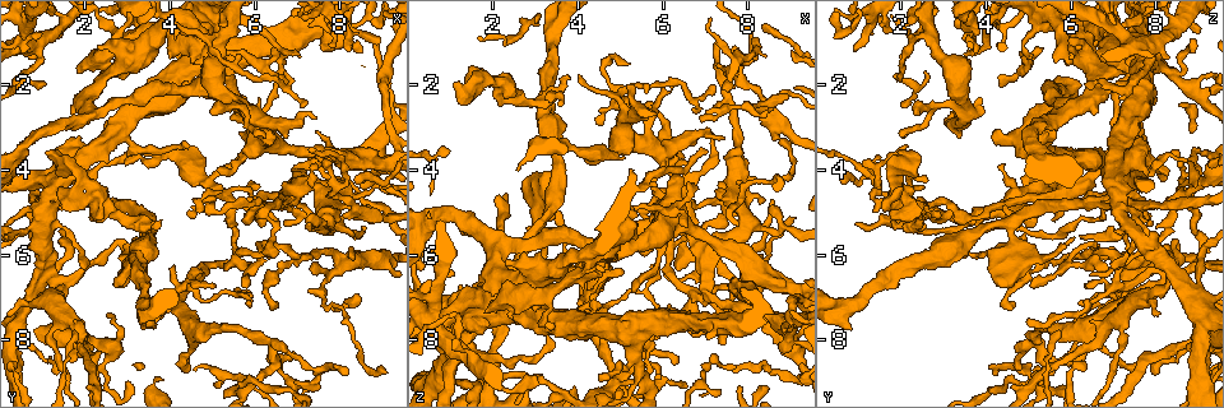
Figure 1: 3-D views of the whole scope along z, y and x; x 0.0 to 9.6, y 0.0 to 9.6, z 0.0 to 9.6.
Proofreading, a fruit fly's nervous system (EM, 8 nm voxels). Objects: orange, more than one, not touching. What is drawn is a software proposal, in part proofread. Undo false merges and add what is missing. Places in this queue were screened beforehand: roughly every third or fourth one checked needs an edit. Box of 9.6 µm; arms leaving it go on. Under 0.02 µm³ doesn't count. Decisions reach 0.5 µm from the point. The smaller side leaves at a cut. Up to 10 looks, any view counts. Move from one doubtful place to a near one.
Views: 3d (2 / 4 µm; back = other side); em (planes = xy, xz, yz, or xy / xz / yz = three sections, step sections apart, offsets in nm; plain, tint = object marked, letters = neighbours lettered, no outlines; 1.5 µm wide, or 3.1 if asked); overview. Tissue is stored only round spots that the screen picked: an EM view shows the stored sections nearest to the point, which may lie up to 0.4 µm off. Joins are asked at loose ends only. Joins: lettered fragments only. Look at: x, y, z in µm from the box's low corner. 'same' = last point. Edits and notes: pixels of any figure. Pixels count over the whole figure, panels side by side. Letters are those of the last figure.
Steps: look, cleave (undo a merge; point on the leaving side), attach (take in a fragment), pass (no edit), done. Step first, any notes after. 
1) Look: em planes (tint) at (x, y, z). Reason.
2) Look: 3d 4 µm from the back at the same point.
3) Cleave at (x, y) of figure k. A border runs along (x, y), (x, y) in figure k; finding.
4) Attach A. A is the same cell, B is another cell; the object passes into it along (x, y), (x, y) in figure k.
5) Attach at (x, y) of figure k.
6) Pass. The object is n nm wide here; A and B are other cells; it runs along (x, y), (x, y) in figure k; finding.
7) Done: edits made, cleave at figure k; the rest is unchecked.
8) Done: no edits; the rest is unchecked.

Look: em planes (letters) at (6.70, 2.05, 4.35). Branch stops here.

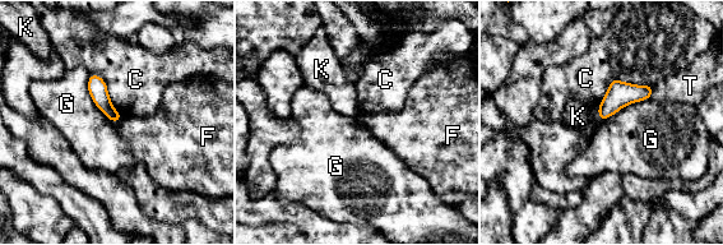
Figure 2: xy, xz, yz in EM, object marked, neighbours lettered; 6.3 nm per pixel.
Pass. C, F, G, K and T are other cells; none of them fits.

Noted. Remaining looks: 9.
Look: em xy step 8 (letters) at (7.50, 3.40, 2.15). An open end.

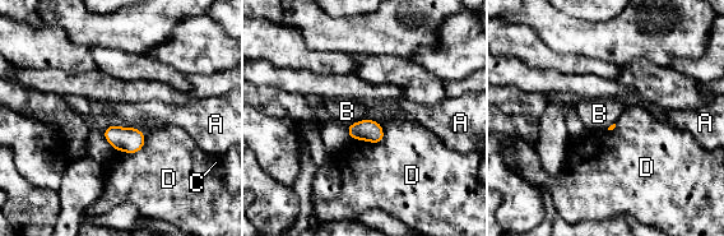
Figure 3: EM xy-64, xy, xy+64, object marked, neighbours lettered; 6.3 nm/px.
Look: em planes (letters) at the same point.

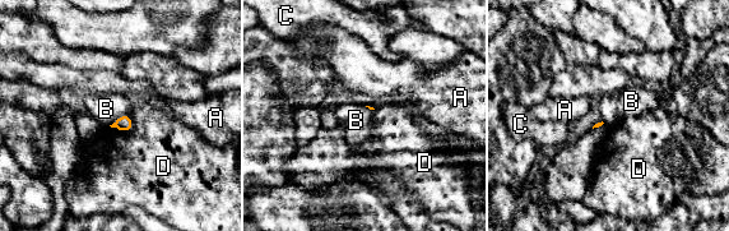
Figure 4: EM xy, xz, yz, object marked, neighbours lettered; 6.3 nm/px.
Pass. The longest contact is with D, 160 nm; A, B, C and D are other cells; none of them fits.

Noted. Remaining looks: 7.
Look: 3d 4 µm at (4.40, 5.05, 2.90). Tapers out.

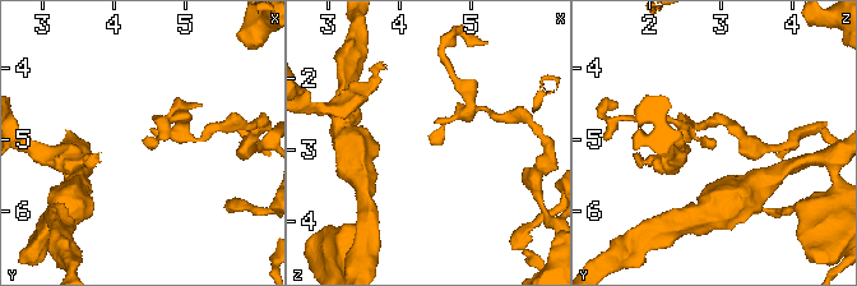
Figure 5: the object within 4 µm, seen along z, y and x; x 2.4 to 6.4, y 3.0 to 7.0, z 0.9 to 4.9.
Look: em planes (letters) at (4.45, 5.05, 2.95).

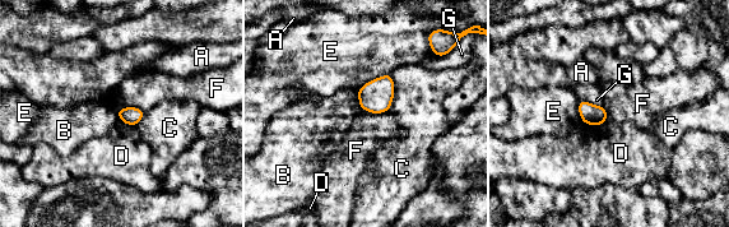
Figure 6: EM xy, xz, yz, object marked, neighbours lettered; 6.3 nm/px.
Pass. A, B, C, D, E, F and G are other cells; a border runs along (116, 110), (139, 107), (144, 112) in figure 6; none of them fits.

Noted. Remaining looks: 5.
Look: em planes (letters) at (1.05, 3.65, 2.10). Branch stops here.

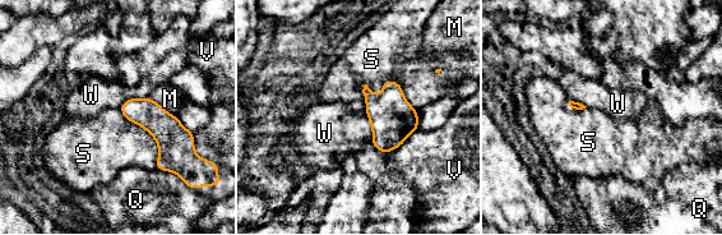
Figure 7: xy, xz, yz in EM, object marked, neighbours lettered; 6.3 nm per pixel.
Pass. The longest contact is with S, 440 nm; M, Q, S, V and W are other cells; a border runs along (119, 110), (156, 142), (156, 167) in figure 7; none of them fits.

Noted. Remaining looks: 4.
Done: no edits; the rest is unchecked.

